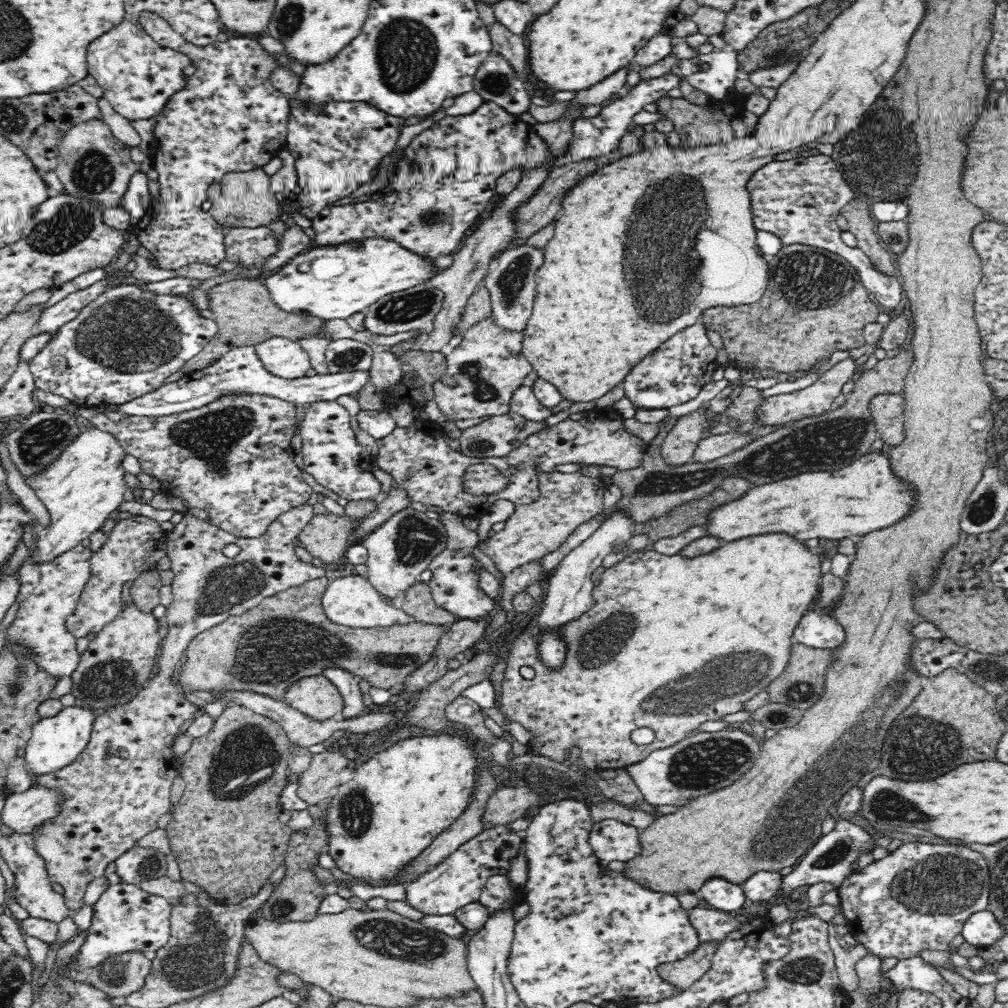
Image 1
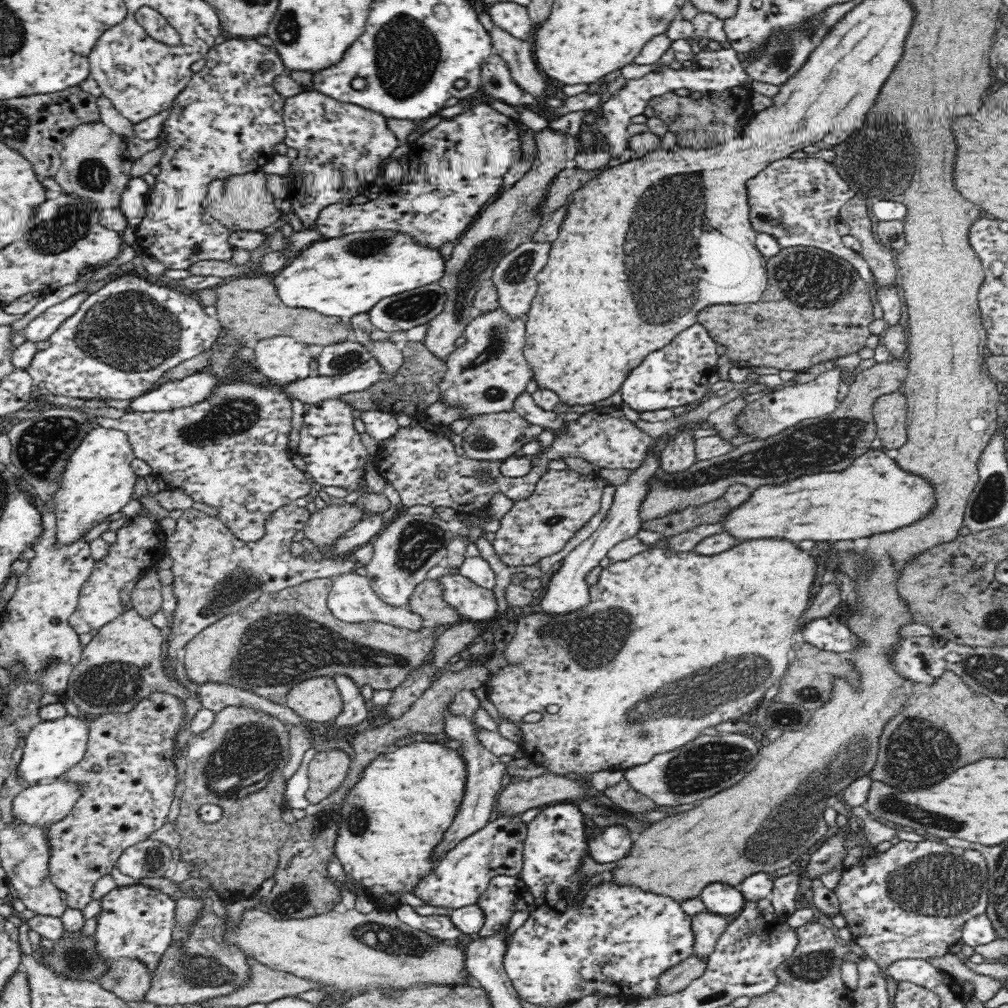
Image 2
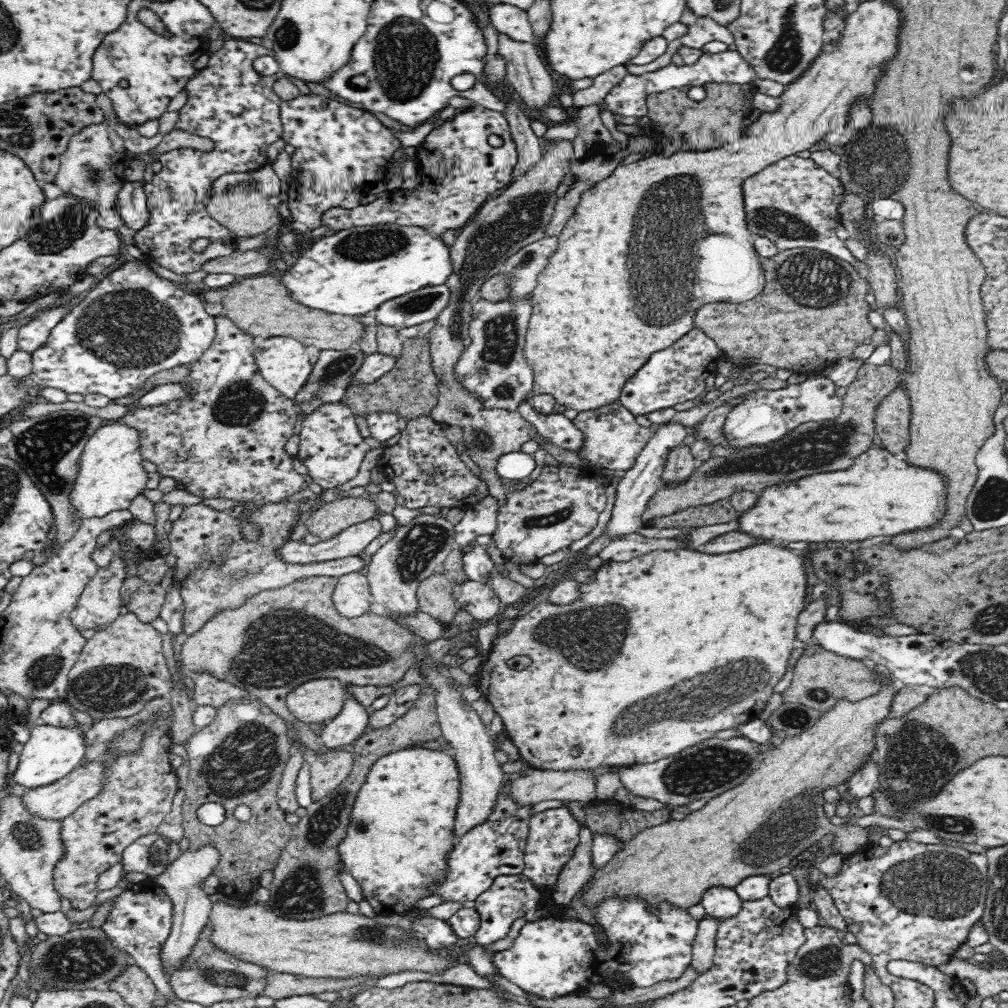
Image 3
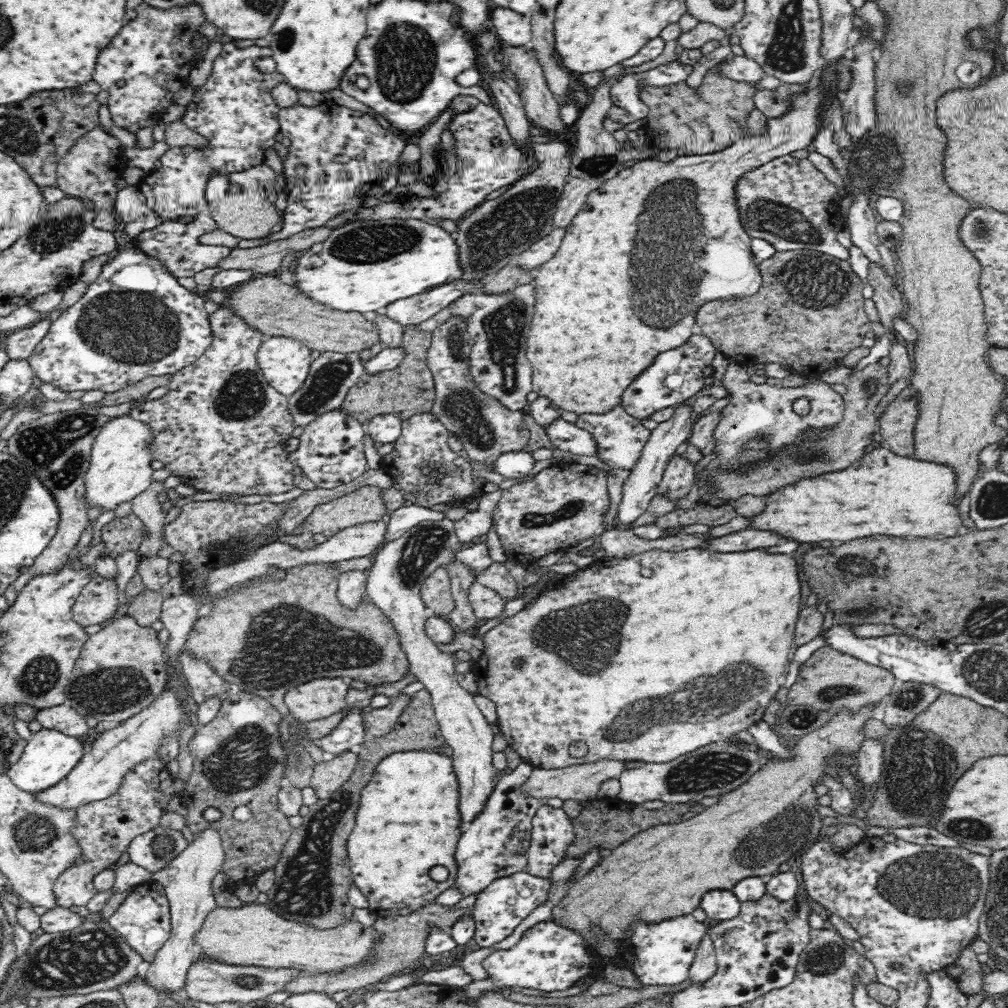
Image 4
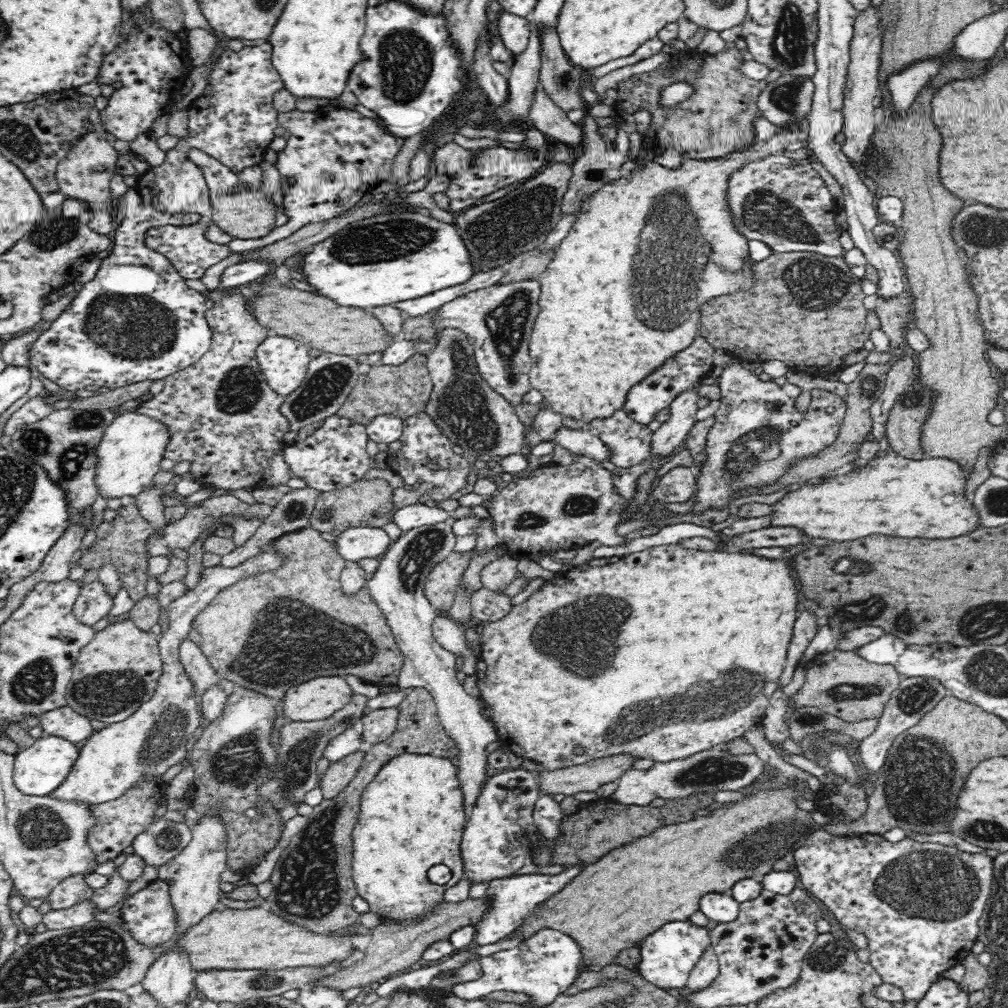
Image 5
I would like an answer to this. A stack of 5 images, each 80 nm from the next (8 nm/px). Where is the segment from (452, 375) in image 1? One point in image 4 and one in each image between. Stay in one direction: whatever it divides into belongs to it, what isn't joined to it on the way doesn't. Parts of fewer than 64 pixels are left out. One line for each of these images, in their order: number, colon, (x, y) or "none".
2: (484, 375)
3: (493, 366)
4: (499, 324)

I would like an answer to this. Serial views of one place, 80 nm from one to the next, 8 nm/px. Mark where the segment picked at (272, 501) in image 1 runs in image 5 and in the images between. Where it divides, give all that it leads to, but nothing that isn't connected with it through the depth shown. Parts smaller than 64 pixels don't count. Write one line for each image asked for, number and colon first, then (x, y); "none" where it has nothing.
2: (231, 451)
3: (227, 441)
4: (221, 429)
5: (223, 418)

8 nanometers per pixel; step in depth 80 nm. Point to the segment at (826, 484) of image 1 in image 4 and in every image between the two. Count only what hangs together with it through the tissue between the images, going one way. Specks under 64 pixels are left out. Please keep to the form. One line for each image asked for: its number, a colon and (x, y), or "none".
2: (873, 495)
3: (879, 495)
4: (882, 493)

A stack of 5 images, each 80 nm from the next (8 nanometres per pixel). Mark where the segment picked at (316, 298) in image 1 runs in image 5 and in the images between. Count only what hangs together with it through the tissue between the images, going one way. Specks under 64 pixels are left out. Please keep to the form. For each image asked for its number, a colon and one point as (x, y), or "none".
2: (341, 277)
3: (351, 273)
4: (361, 267)
5: (376, 261)

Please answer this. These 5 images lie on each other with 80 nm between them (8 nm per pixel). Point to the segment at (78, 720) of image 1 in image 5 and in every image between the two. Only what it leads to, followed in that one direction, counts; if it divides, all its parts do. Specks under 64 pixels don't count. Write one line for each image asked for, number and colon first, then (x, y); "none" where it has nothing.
2: (52, 747)
3: (51, 752)
4: (49, 755)
5: (39, 769)

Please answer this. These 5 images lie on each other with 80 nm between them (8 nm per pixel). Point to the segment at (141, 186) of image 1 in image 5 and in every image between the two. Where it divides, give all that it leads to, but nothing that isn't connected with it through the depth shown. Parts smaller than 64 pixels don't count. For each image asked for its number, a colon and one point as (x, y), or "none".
2: (134, 200)
3: (131, 204)
4: (135, 320)
5: (137, 320)

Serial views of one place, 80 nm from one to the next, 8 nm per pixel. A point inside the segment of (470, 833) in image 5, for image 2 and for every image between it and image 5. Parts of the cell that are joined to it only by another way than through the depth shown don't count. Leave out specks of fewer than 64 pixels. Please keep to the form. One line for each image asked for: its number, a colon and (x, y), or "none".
2: (458, 879)
3: (496, 847)
4: (494, 845)

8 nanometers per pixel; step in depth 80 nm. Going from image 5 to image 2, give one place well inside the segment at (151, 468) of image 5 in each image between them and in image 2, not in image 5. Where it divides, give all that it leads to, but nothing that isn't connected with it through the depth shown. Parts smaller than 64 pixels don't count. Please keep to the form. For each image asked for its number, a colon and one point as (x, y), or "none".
2: (97, 481)
3: (109, 477)
4: (119, 469)

